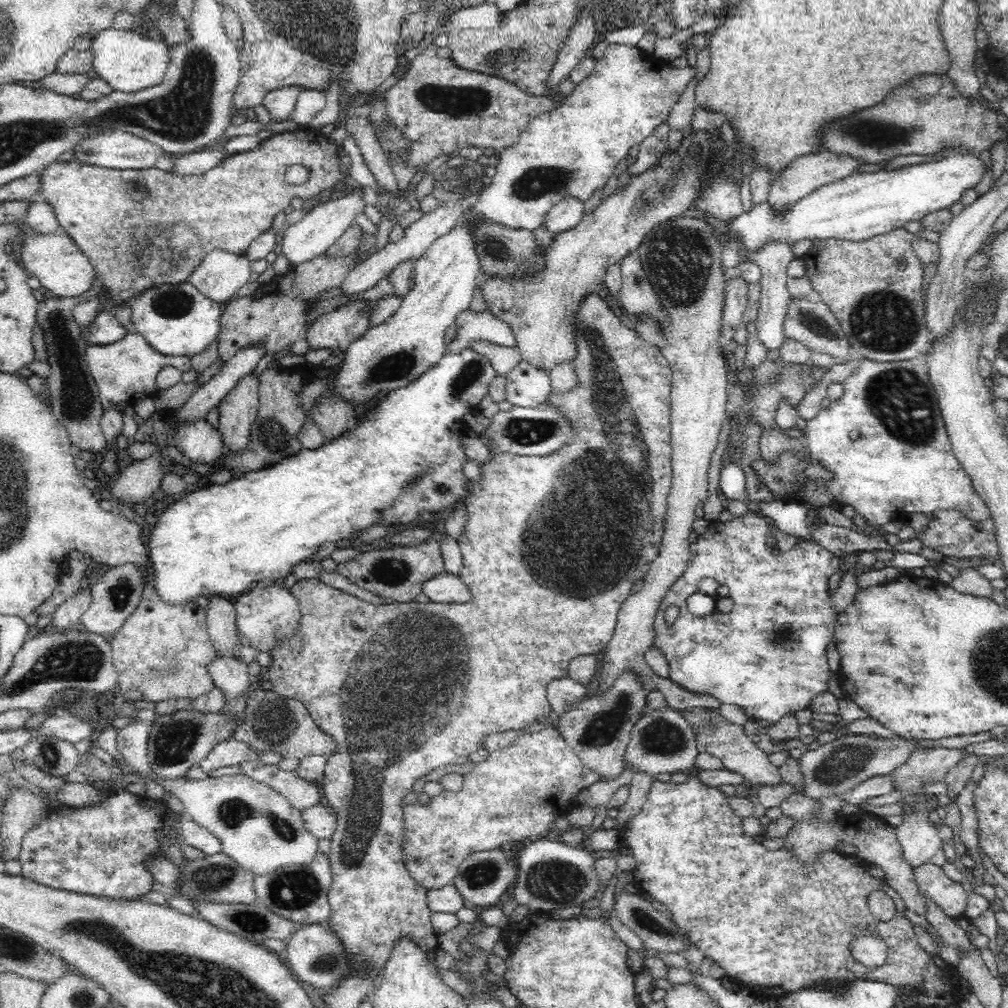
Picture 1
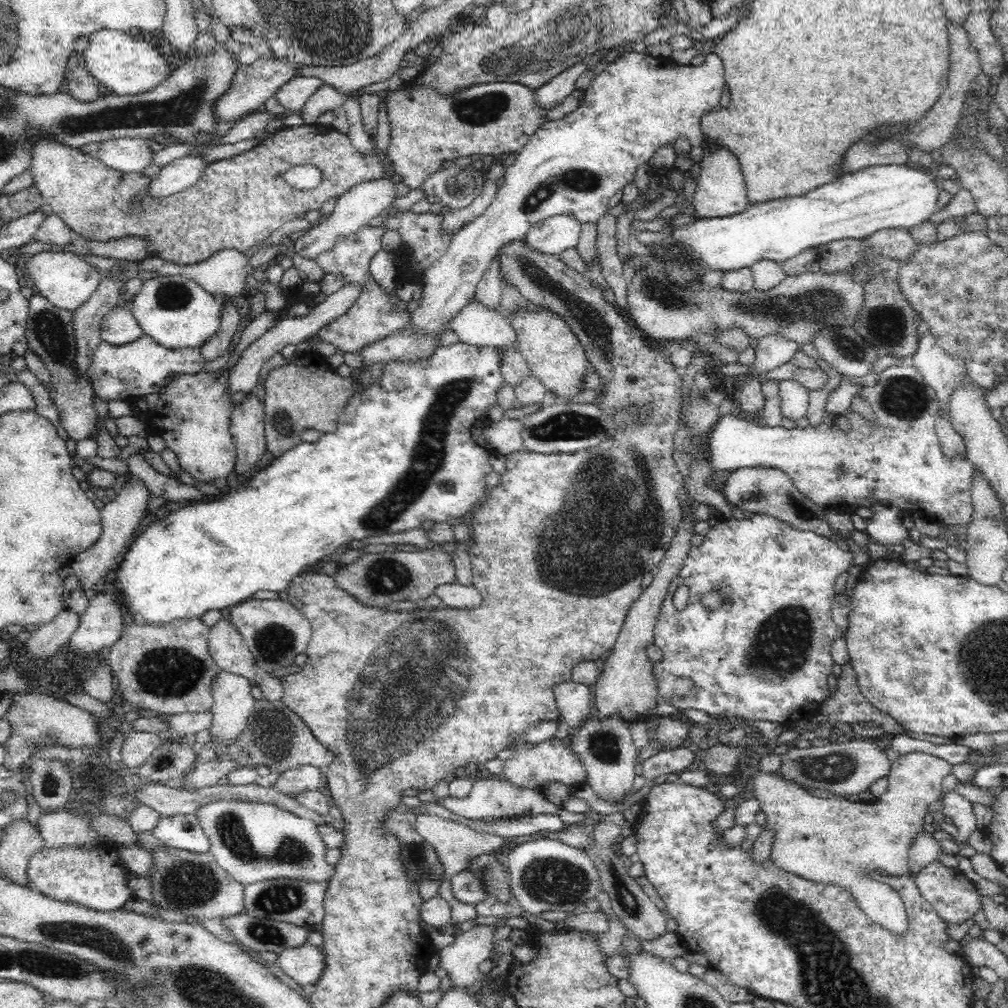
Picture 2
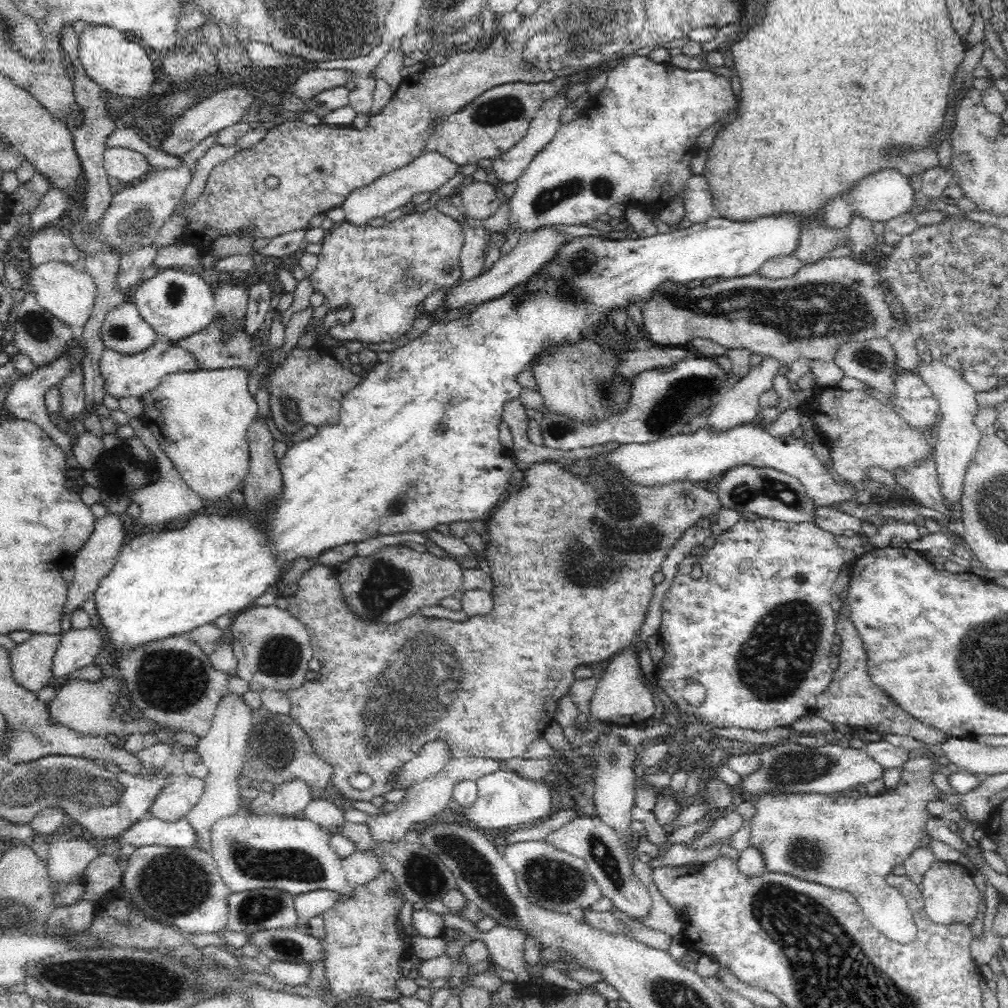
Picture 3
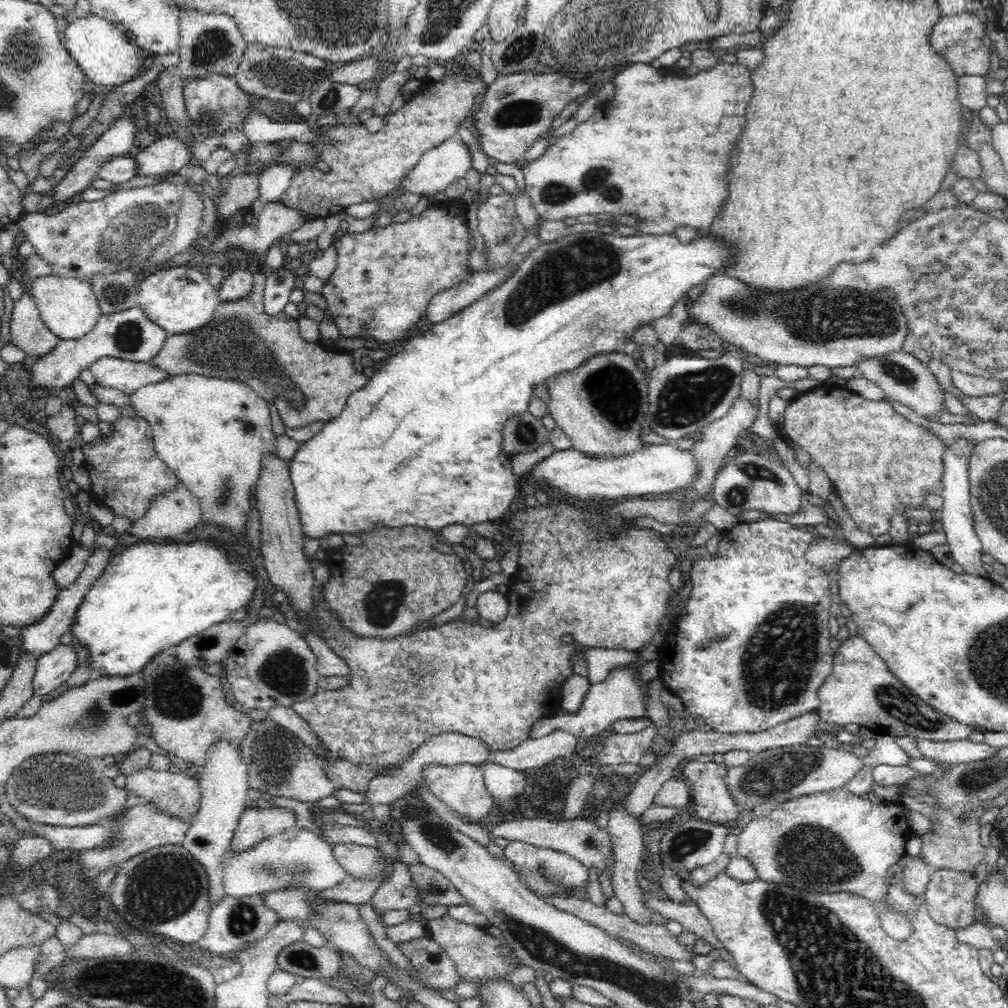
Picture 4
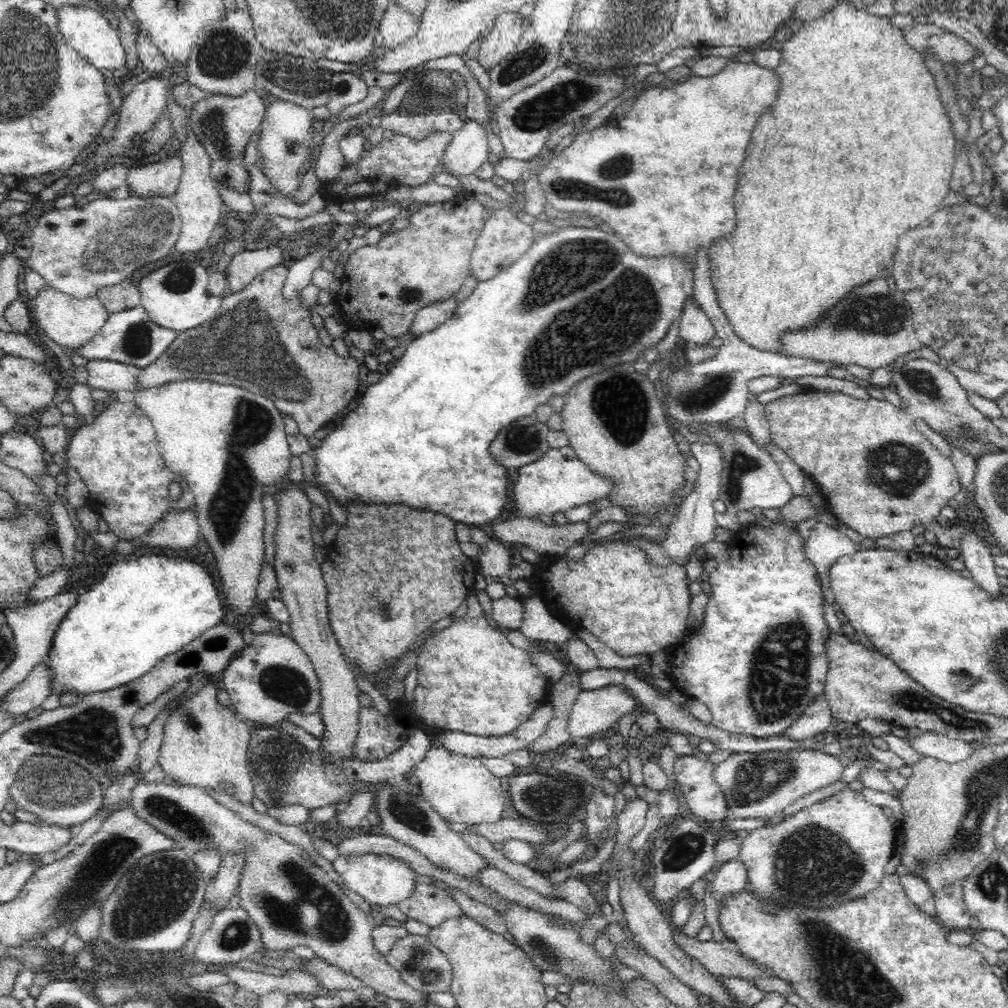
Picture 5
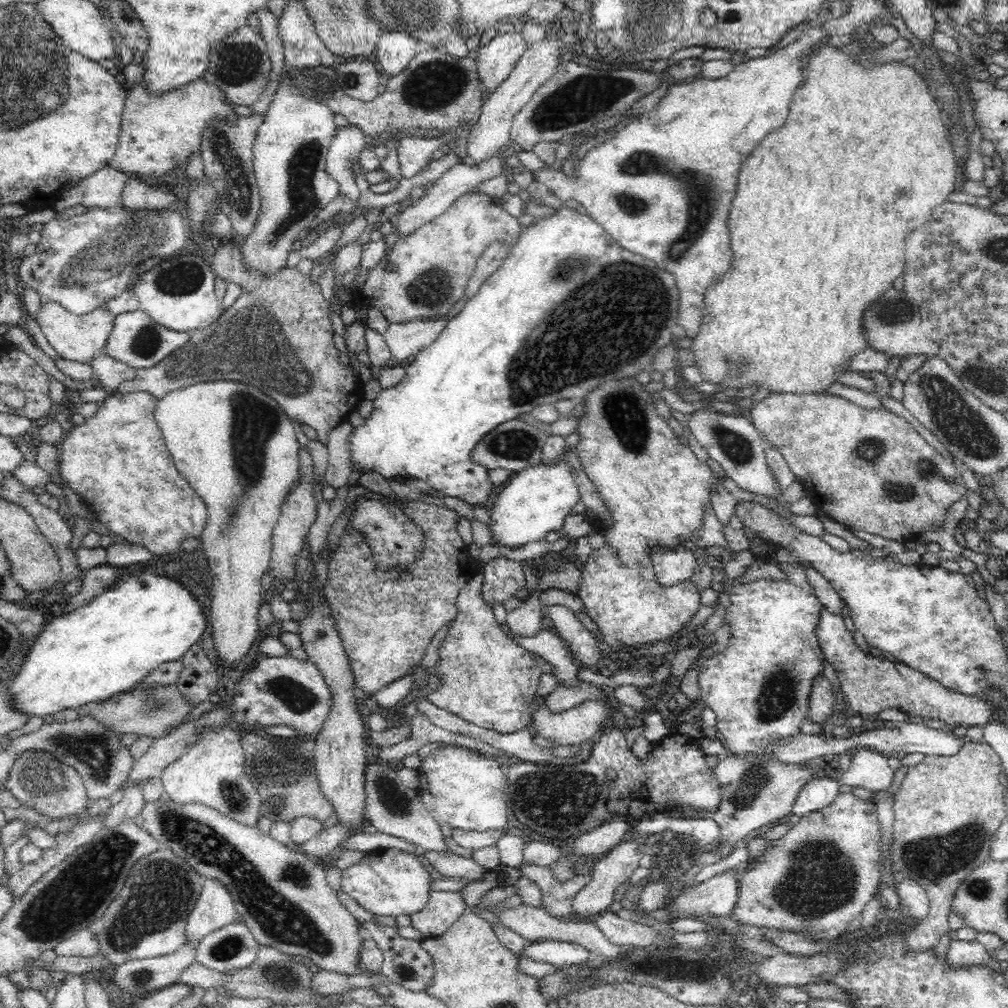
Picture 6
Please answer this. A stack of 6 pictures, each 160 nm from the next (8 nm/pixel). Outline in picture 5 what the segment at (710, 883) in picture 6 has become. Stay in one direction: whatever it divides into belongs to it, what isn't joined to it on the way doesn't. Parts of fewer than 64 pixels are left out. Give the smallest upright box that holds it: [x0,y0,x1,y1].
[710,858,748,901]

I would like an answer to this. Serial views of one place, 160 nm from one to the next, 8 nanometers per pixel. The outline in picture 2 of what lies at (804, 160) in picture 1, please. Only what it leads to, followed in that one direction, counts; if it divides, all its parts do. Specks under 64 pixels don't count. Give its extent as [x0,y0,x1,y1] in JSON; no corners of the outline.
[841,22,980,175]

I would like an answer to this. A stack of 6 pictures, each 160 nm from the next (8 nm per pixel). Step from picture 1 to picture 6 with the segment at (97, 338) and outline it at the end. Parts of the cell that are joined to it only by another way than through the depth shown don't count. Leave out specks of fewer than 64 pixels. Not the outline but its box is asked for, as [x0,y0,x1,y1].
[105,308,190,369]

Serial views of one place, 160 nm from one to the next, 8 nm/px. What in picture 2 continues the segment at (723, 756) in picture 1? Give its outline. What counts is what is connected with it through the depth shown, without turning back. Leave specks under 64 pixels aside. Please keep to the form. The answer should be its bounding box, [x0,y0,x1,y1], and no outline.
[754,752,952,934]

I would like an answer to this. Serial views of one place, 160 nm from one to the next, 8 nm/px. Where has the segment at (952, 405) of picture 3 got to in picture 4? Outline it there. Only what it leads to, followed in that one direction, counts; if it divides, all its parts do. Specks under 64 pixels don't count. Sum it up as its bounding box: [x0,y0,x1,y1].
[940,441,990,579]

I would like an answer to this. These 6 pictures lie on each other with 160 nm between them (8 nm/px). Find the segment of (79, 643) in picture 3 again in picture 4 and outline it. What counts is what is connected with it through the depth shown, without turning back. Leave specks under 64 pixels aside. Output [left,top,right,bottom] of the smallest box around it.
[32,646,76,696]

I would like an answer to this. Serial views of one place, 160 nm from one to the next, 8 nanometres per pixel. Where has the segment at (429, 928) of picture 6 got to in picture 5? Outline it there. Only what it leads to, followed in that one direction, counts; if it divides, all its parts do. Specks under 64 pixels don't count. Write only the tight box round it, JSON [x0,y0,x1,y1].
[397,884,462,927]

